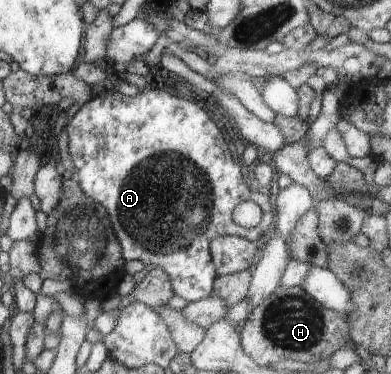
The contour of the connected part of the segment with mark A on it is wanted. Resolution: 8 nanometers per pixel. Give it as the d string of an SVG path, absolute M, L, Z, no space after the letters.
M149 87L145 91L140 91L136 96L125 96L121 93L108 94L105 96L92 96L86 103L80 106L78 112L70 119L66 125L66 133L69 139L69 154L75 167L76 178L79 179L82 191L93 200L97 200L99 204L106 207L110 219L112 219L113 230L117 234L117 238L121 240L121 247L124 251L126 260L139 259L147 268L160 268L168 274L172 291L186 299L189 304L203 300L212 295L213 285L218 278L216 264L213 262L212 252L209 245L214 238L218 236L233 235L241 238L249 239L251 242L260 241L260 235L266 233L266 229L270 227L272 221L262 219L260 224L255 228L245 228L234 222L232 219L232 211L239 203L243 201L254 201L256 205L260 205L264 213L272 209L268 196L260 193L252 193L244 181L244 173L238 161L232 159L226 141L222 141L220 137L220 129L216 127L216 123L196 105L196 103L188 103L183 98L174 97L163 89Z

